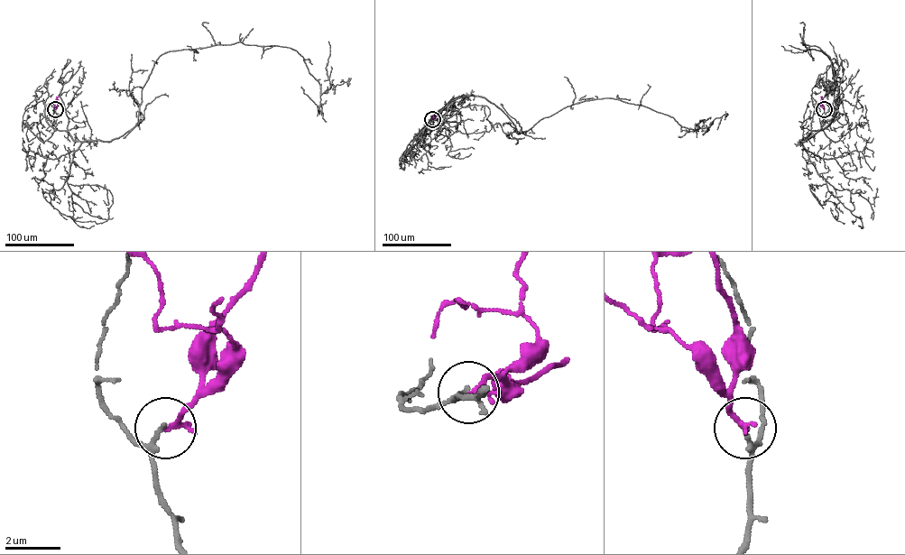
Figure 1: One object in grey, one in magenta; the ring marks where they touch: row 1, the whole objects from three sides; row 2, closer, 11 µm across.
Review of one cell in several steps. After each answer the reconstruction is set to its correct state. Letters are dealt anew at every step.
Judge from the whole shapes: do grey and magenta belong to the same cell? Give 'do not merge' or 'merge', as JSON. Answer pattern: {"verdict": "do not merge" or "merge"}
{"verdict": "do not merge"}

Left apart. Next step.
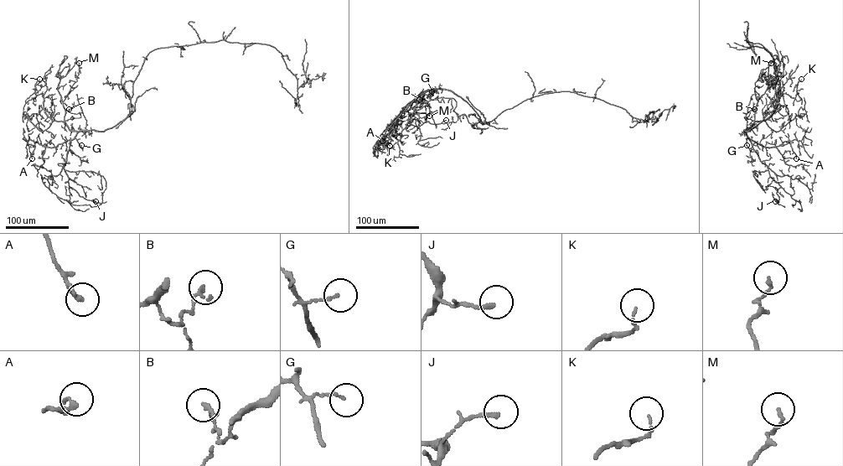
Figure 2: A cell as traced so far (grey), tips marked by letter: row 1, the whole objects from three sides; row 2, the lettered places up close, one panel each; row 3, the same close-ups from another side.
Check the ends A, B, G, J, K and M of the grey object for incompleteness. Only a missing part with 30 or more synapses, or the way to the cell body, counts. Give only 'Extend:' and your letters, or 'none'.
Extend: none

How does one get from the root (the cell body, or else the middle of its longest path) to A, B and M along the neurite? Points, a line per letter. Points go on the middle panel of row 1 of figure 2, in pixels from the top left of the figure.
A: (496, 117), (483, 124), (478, 115), (460, 97), (450, 90), (431, 89), (409, 105), (386, 129), (382, 141)
B: (496, 117), (483, 124), (479, 116), (467, 102), (447, 90), (426, 90), (414, 99), (418, 95), (419, 99)
M: (496, 117), (483, 124), (478, 115), (460, 97), (438, 89), (424, 90), (413, 101), (426, 100), (429, 116)

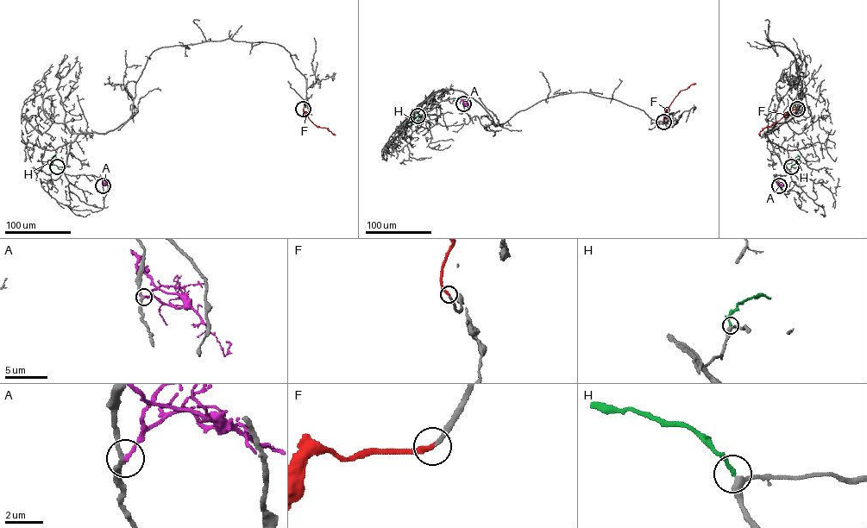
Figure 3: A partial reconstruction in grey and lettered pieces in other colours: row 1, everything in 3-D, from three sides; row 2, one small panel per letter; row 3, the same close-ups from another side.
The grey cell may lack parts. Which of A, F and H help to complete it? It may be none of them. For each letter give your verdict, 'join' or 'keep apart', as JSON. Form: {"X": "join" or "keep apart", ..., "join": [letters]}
{"A": "keep apart", "F": "join", "H": "join", "join": ["F", "H"]}

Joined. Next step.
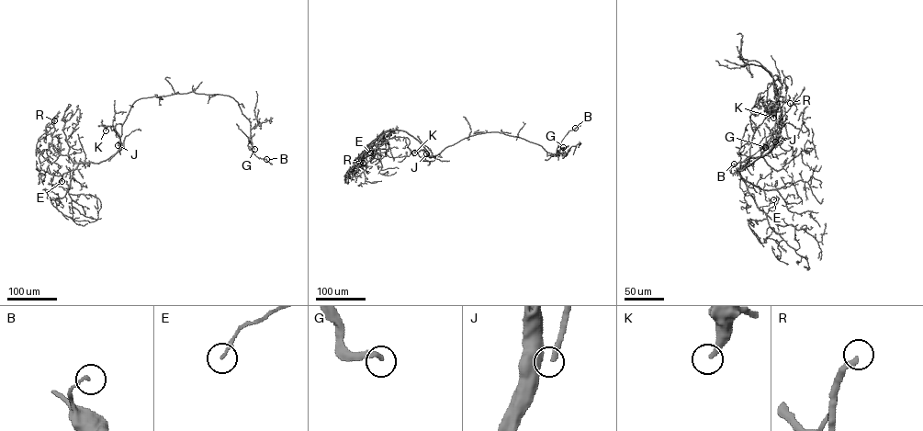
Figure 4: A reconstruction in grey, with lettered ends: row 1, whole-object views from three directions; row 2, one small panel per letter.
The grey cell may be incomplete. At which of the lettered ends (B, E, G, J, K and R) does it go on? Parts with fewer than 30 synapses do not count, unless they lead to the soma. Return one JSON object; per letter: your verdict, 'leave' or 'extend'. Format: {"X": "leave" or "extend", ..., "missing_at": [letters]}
{"B": "leave", "E": "leave", "G": "extend", "J": "extend", "K": "extend", "R": "extend", "missing_at": ["G", "J", "K", "R"]}

